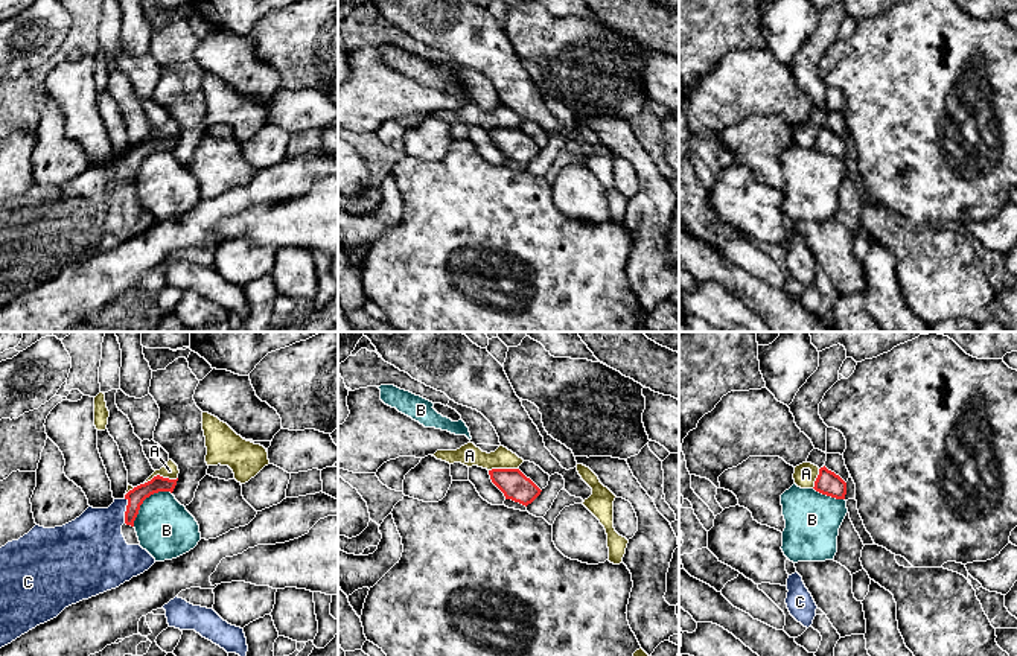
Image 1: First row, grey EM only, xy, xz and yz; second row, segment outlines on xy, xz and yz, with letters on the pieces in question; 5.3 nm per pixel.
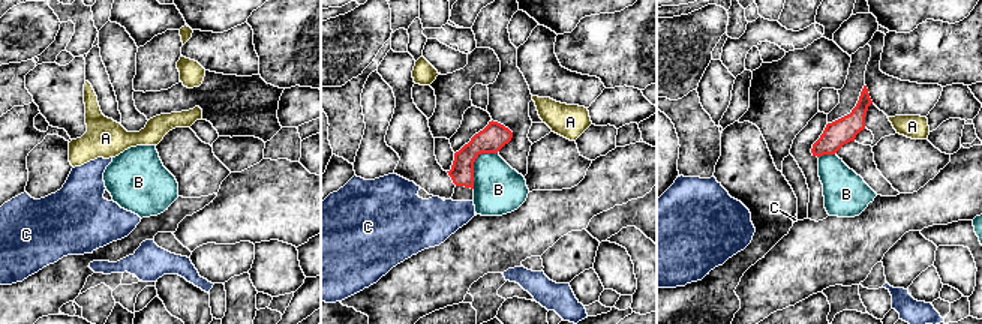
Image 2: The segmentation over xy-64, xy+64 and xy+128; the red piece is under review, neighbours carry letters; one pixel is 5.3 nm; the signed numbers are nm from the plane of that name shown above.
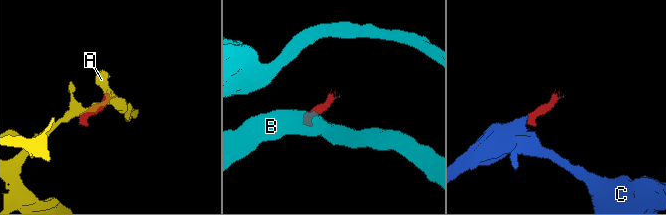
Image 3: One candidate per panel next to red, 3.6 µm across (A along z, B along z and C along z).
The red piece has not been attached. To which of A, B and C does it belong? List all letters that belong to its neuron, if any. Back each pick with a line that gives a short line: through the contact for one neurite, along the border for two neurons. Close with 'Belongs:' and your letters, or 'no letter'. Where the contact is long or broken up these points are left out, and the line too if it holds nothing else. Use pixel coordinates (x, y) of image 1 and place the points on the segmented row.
C: Line: xy (136, 496), (127, 510), (93, 544)
Belongs: C

